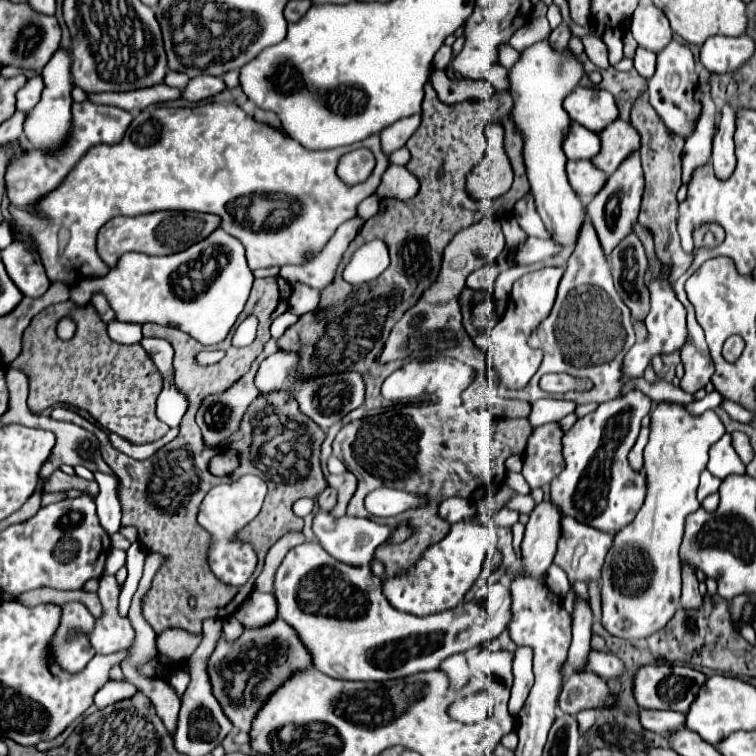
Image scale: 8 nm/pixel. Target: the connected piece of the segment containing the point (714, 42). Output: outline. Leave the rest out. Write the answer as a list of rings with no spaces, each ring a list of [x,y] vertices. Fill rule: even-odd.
[[[711,36],[701,46],[701,64],[713,74],[735,72],[753,58],[755,44],[751,36]]]

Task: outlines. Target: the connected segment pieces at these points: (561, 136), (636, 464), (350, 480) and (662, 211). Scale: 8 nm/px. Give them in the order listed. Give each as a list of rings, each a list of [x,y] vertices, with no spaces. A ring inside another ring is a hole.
[[[549,38],[525,48],[507,74],[509,94],[513,96],[511,120],[523,136],[523,160],[537,212],[553,234],[553,240],[565,246],[577,240],[577,232],[583,224],[583,204],[573,188],[569,188],[569,180],[565,176],[567,158],[565,152],[561,152],[561,140],[565,140],[571,120],[563,108],[563,100],[579,86],[583,76],[585,68],[579,56],[575,56],[569,48],[557,48]]]
[[[641,428],[641,434],[629,452],[629,464],[635,472],[639,472],[643,468],[643,448],[647,444],[647,438],[649,438],[649,428]]]
[[[343,474],[343,476],[327,476],[327,484],[337,490],[337,504],[331,510],[333,516],[345,516],[345,508],[357,490],[357,480],[353,474]]]
[[[637,98],[633,108],[631,108],[631,124],[633,128],[641,134],[641,162],[643,162],[643,172],[645,172],[645,194],[643,194],[643,204],[641,204],[641,214],[639,214],[639,224],[645,226],[655,240],[655,254],[661,262],[673,264],[671,270],[671,282],[675,282],[685,270],[689,270],[693,256],[681,250],[679,244],[679,234],[675,228],[675,218],[677,218],[677,188],[681,186],[681,150],[685,140],[677,134],[671,134],[667,126],[661,122],[657,112],[651,108],[651,104],[645,98]]]

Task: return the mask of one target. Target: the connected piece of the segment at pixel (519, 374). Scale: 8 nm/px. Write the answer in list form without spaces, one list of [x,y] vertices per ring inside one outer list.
[[[541,268],[537,272],[529,272],[521,276],[513,284],[513,292],[507,302],[505,314],[489,330],[489,338],[491,338],[489,356],[493,360],[497,378],[501,380],[501,384],[505,384],[505,388],[521,390],[525,388],[525,384],[529,384],[531,376],[537,372],[543,356],[541,356],[541,350],[529,346],[529,336],[537,328],[537,324],[541,324],[541,320],[549,316],[555,296],[557,296],[557,286],[559,286],[561,276],[563,276],[563,268]]]

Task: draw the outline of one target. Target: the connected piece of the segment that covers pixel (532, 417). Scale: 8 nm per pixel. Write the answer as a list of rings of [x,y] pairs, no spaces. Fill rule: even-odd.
[[[543,398],[533,404],[533,410],[529,414],[529,422],[533,426],[549,424],[549,422],[559,422],[567,414],[571,414],[577,408],[577,402],[561,400],[561,398]]]

